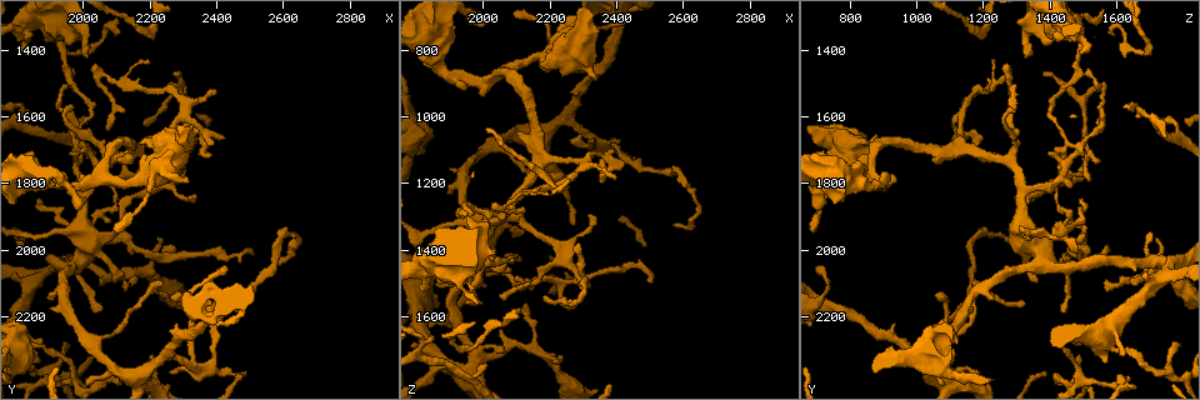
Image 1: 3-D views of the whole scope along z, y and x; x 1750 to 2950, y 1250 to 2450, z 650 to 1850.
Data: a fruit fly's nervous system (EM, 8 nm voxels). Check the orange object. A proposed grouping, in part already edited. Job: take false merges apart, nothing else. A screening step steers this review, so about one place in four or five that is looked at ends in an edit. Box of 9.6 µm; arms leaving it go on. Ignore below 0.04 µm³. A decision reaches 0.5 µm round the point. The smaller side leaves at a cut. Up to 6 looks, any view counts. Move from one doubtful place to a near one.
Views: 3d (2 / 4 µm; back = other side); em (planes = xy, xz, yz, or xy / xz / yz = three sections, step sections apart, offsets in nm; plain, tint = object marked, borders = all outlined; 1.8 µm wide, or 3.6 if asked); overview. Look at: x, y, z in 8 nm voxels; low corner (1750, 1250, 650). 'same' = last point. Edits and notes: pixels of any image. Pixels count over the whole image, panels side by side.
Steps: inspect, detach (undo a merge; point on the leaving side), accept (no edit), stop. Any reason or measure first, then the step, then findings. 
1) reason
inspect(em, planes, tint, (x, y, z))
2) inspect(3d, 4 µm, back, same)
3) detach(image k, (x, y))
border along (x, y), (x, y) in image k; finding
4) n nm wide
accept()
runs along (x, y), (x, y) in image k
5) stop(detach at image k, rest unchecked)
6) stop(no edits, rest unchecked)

abrupt turn
inspect(em, xy, step 4, tint, (2370, 2350, 1080))

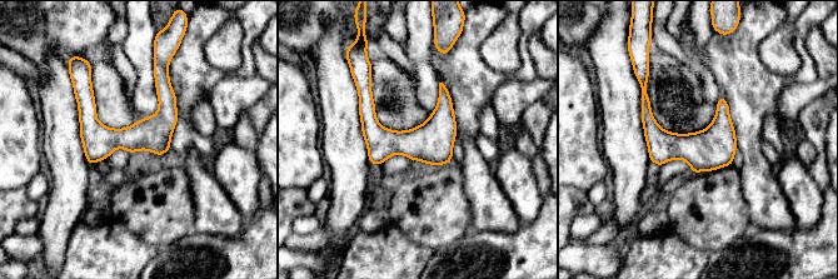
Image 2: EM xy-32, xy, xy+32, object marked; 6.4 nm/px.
accept()
runs along (156, 68), (164, 113), (91, 160) in image 2; continuous, no second cell

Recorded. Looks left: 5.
calibre changes
inspect(3d, 2 µm, (2000, 1690, 1470))

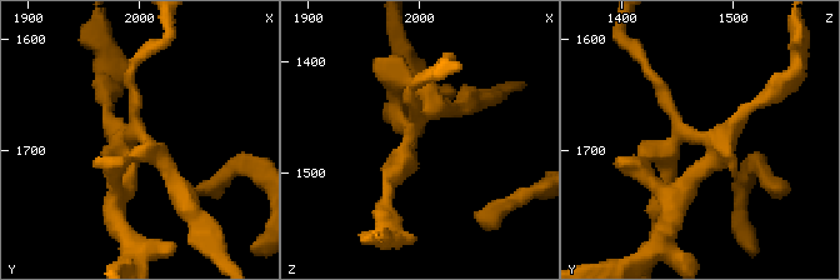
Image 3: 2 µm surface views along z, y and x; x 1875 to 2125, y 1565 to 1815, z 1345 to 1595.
inspect(em, planes, tint, (1992, 1698, 1468))

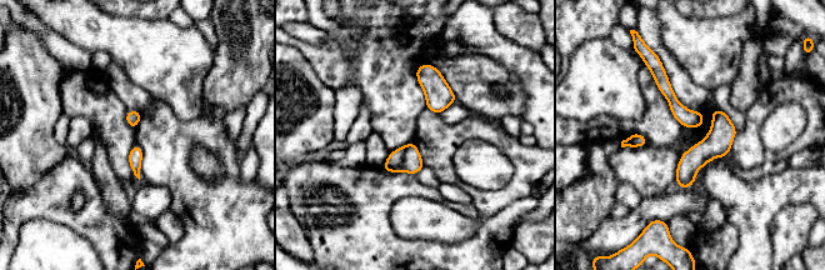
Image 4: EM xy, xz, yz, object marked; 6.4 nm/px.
90 nm wide
detach(image 4, (393, 164))
the part that leaves runs along (656, 69), (674, 104), (699, 123) in image 4; a second cell is stuck on

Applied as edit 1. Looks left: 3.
redraw
inspect(overview)

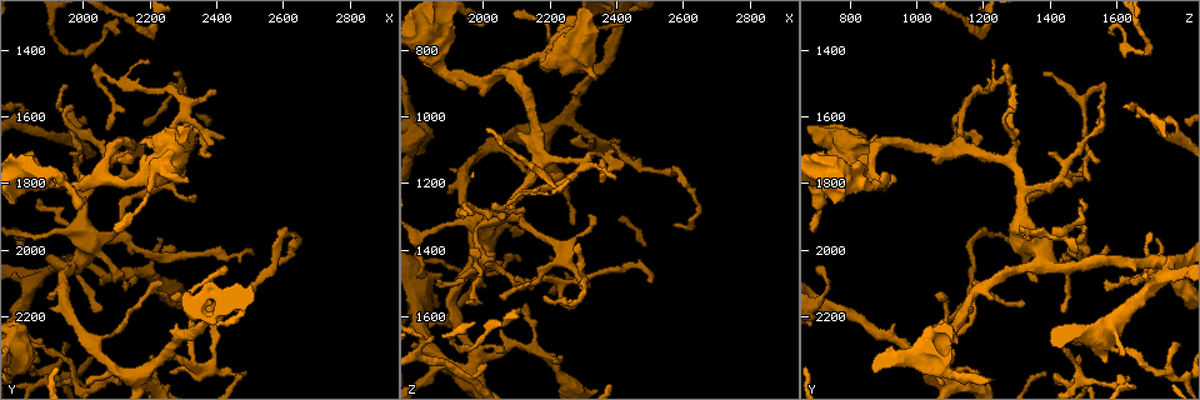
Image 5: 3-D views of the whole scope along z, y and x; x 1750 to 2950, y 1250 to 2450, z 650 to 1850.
sharp bend
inspect(em, xz, step 8, tint, (1820, 2280, 1570))

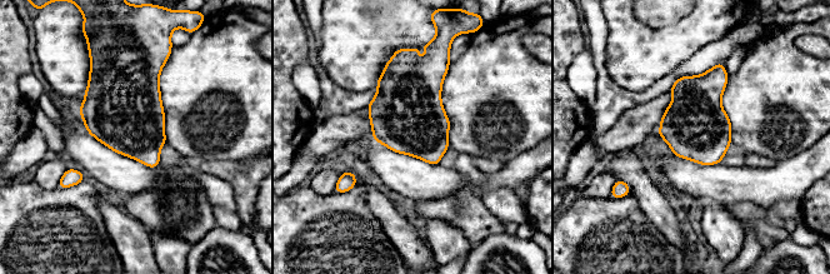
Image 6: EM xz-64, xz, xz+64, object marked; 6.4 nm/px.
420 nm wide
accept()
continuous, no second cell

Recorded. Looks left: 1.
stop(detach at image 4, rest unchecked)

